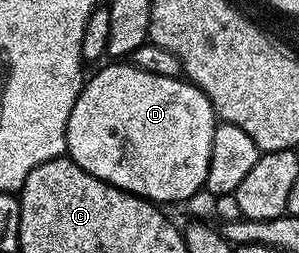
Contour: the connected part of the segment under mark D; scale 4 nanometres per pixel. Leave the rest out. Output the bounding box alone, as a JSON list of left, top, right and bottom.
[66,64,217,204]

